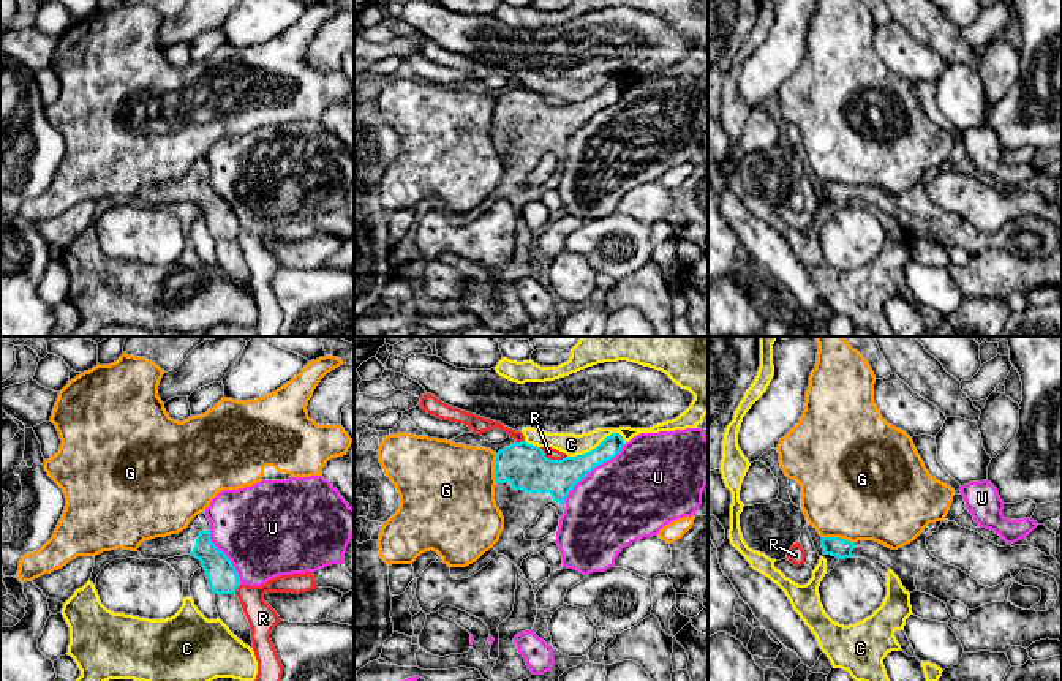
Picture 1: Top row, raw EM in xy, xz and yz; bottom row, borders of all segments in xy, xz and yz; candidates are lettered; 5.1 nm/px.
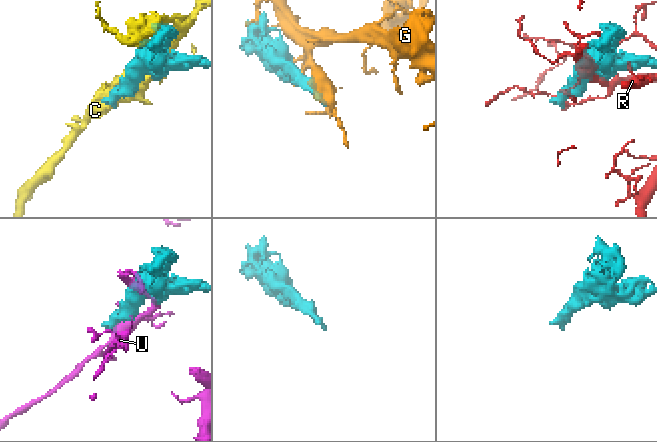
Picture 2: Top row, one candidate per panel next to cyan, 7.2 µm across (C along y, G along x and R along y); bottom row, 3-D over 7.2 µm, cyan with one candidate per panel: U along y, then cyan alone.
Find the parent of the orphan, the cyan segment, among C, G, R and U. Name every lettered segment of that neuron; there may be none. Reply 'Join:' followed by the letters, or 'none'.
Join: none

